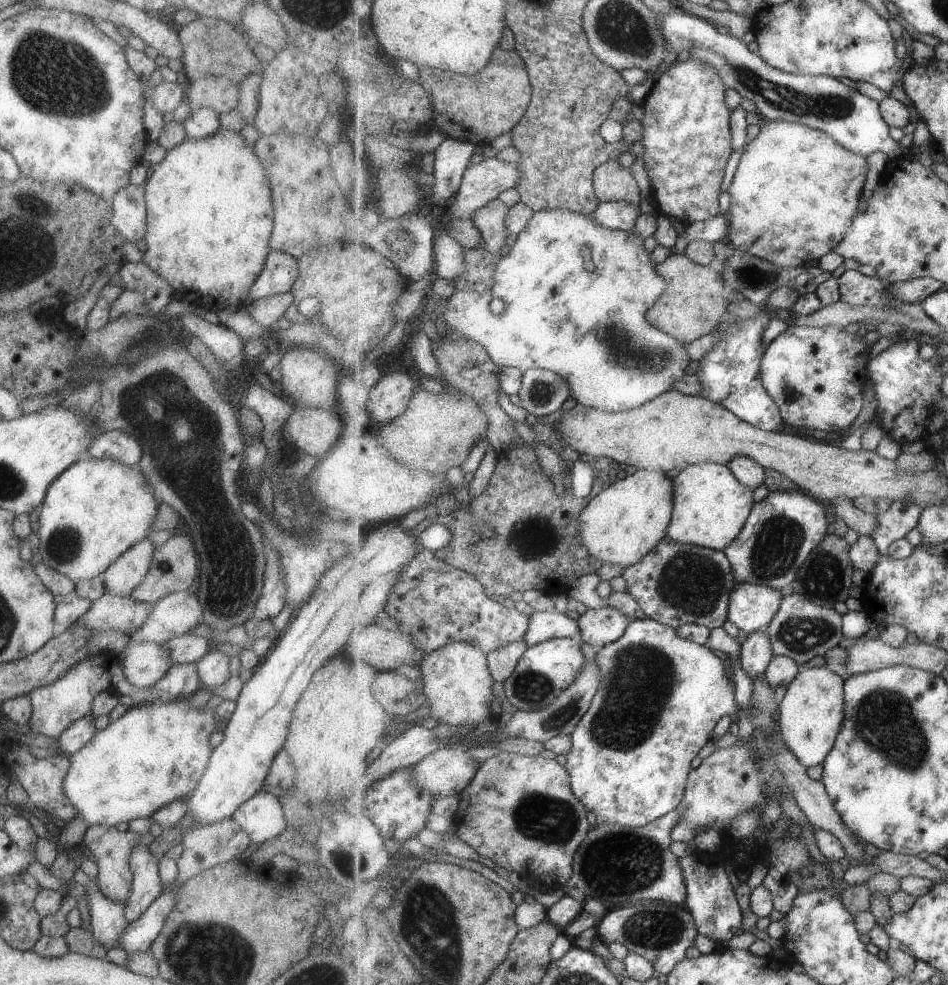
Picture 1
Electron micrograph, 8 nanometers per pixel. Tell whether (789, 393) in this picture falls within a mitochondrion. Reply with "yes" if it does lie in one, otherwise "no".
yes

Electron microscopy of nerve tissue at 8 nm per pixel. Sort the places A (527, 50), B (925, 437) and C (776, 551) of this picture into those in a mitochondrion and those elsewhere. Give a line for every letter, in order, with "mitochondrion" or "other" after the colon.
A: other
B: other
C: mitochondrion

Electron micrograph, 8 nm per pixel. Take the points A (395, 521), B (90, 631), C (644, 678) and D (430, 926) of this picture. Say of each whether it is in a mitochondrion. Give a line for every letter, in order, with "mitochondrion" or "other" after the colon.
A: other
B: other
C: mitochondrion
D: mitochondrion

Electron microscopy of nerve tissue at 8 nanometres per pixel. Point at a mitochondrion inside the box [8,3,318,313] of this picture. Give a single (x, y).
(44, 70)

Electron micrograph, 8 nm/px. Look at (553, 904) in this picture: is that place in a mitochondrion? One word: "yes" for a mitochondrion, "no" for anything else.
no

